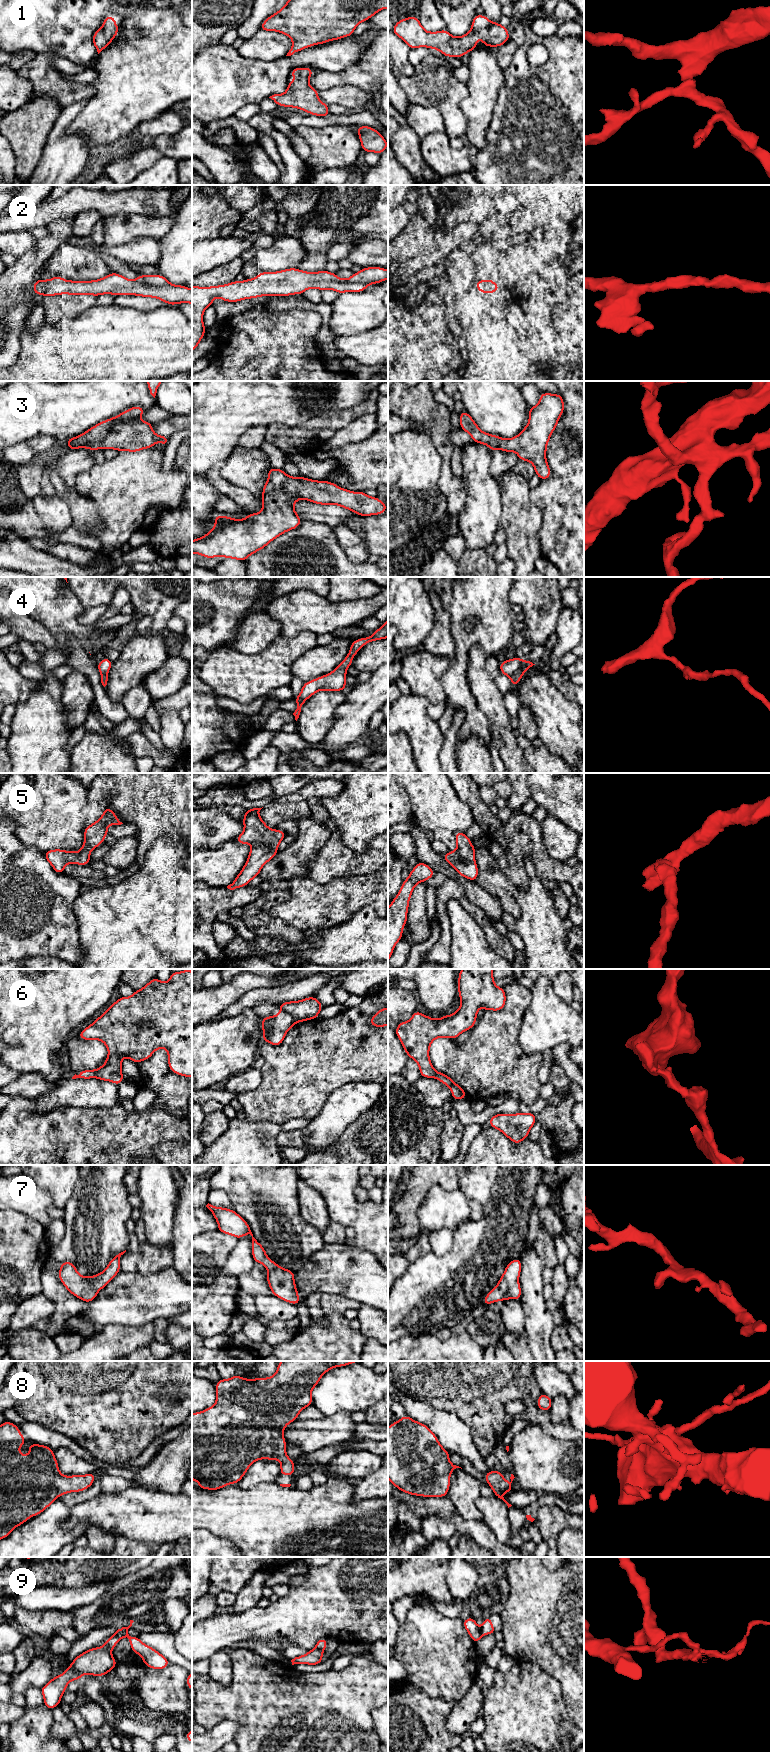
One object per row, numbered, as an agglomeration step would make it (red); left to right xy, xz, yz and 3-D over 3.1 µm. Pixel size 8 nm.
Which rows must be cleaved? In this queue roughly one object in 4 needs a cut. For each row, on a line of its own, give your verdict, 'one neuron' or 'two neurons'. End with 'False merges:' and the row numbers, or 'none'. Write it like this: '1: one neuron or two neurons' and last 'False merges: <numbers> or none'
1: one neuron
2: one neuron
3: two neurons
4: two neurons
5: one neuron
6: two neurons
7: one neuron
8: one neuron
9: two neurons
False merges: 3, 4, 6, 9

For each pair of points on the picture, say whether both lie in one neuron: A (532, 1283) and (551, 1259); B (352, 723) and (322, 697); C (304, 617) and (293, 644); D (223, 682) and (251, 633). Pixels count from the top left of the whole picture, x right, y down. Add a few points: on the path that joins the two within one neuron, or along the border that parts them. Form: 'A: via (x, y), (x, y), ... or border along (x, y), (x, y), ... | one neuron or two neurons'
A: border along (534, 1245), (536, 1253), (545, 1266) | two neurons
B: border along (347, 690), (326, 731) | two neurons
C: border along (317, 634), (300, 631), (290, 638), (281, 637) | two neurons
D: border along (226, 645), (250, 654), (264, 650) | two neurons

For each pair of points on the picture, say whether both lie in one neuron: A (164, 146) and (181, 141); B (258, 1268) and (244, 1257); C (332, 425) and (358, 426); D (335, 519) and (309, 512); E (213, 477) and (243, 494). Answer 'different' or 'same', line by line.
A: same
B: different
C: different
D: same
E: same

